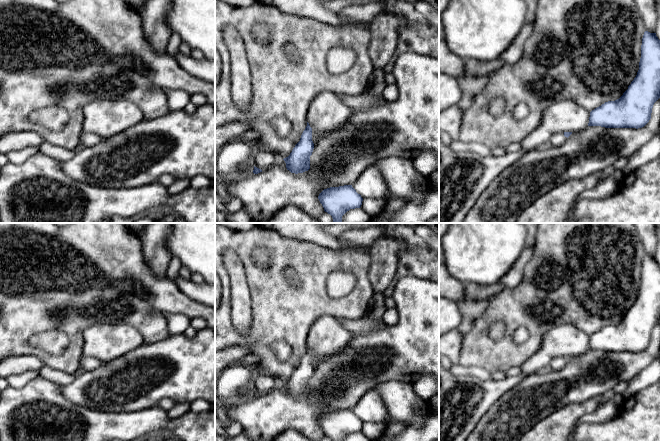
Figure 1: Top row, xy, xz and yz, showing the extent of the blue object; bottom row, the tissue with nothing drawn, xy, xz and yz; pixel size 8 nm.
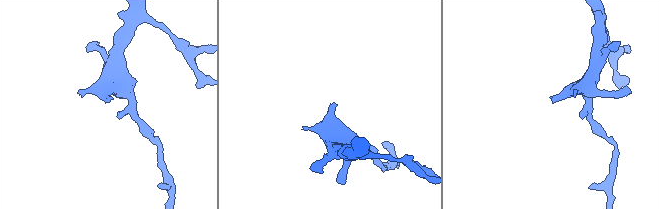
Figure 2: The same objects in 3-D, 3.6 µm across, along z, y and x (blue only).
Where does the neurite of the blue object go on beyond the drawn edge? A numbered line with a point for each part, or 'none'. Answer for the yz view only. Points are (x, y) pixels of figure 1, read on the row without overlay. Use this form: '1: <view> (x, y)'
1: yz (557, 364)

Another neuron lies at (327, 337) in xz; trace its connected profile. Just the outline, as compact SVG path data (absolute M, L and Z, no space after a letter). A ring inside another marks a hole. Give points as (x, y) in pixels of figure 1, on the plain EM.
M323 315L313 321L307 335L307 346L312 352L312 365L337 355L347 348L352 341L353 333L344 328L336 318Z

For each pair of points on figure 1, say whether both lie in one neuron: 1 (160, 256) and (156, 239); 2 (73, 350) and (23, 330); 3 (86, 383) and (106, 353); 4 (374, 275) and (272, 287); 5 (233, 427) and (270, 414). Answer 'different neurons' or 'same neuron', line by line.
1: same neuron
2: same neuron
3: different neurons
4: different neurons
5: different neurons

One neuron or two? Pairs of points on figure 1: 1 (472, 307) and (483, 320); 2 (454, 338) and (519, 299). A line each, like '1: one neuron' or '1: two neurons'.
1: two neurons
2: two neurons

